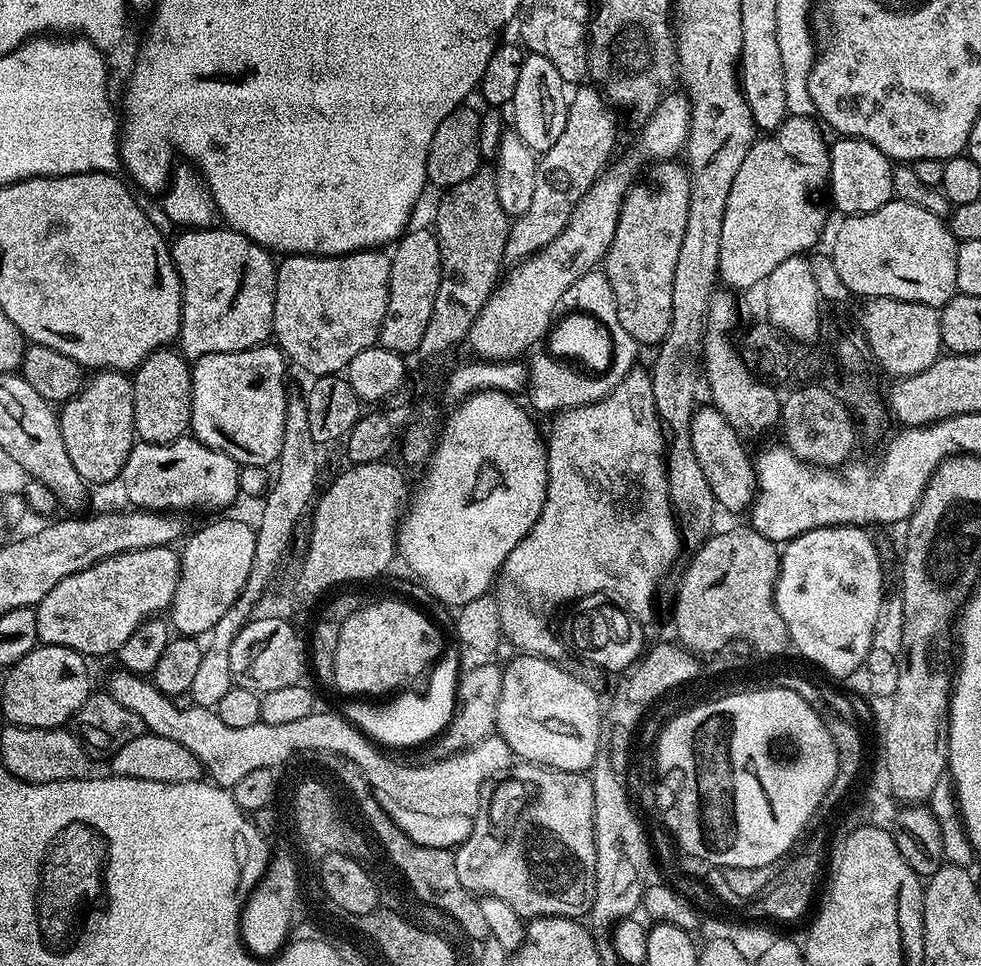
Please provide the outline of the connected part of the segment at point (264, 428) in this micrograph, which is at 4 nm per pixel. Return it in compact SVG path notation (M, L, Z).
M268 342L237 352L198 357L191 365L191 435L206 446L225 452L241 466L275 465L282 450L290 397L290 390L284 385L284 364L284 353Z

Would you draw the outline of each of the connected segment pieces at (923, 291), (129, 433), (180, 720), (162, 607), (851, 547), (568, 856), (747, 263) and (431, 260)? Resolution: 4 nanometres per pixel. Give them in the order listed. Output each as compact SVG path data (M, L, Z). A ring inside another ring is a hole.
M895 198L872 213L848 216L830 247L834 267L853 297L885 296L941 309L957 295L957 241L941 217Z
M100 370L89 375L79 394L63 401L58 415L62 442L66 442L70 449L74 470L78 470L80 477L89 485L119 481L126 458L138 440L134 426L132 376L111 370Z
M116 670L106 688L114 698L118 698L118 702L122 702L122 706L126 706L126 710L134 710L134 714L142 718L147 731L186 746L186 750L198 758L207 779L225 790L232 789L245 774L250 774L250 770L279 769L304 751L330 752L344 756L357 766L383 809L402 806L403 809L431 817L471 817L482 807L486 785L507 773L514 764L510 746L506 746L499 734L487 736L464 752L433 759L433 764L403 764L400 760L391 760L387 751L377 747L339 711L313 710L306 714L306 718L298 718L286 726L261 723L254 726L226 726L226 722L222 722L222 718L218 718L211 708L177 710L172 697L162 694L162 690L158 690L151 679L136 676L132 672Z
M172 546L114 554L86 570L78 570L78 574L70 574L70 578L62 578L62 582L58 582L58 586L54 586L54 590L50 590L50 594L35 605L38 641L40 644L66 646L86 658L111 657L126 642L126 638L130 638L130 634L142 626L142 622L159 617L171 609L179 577L180 552Z
M838 524L834 528L815 528L798 538L787 541L780 552L780 573L776 579L776 605L778 614L782 614L782 622L786 622L788 627L788 638L793 649L797 648L806 659L812 664L817 664L820 668L825 668L832 676L845 678L852 671L859 668L859 664L864 662L867 652L870 650L872 636L875 630L875 623L878 622L879 611L886 599L884 592L884 568L880 565L880 556L876 553L876 544L872 541L872 536L867 527L853 526L851 524Z
M525 763L524 768L519 766L513 767L510 774L503 778L497 779L491 785L491 792L502 792L506 790L506 786L514 784L514 798L510 800L510 808L514 808L514 812L506 812L506 824L500 826L500 836L496 840L496 848L492 854L486 854L486 858L470 864L466 870L458 870L458 882L462 882L462 886L466 891L475 894L477 897L483 898L493 896L494 898L502 898L502 902L506 902L506 906L510 906L521 918L535 918L538 916L570 916L580 918L591 913L592 903L594 902L594 790L592 784L588 780L587 775L582 772L567 772L566 770L558 770L557 768L546 768L539 764Z
M788 116L775 132L757 139L742 166L738 166L734 186L730 186L730 198L726 198L726 210L722 214L718 276L722 284L724 282L725 289L763 285L768 275L777 268L778 262L786 262L786 258L807 253L819 245L816 243L824 232L824 208L819 198L812 195L829 183L830 147L829 141L824 141L819 127L821 125L812 116Z
M431 227L414 228L405 231L390 252L392 265L388 305L378 341L379 347L401 354L415 353L419 349L422 334L426 334L426 326L430 322L430 310L434 310L434 298L438 294L440 281L440 251L436 233Z

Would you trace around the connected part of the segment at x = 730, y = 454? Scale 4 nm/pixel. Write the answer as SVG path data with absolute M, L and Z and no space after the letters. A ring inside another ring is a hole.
M706 404L692 415L691 442L692 450L706 475L717 505L723 511L725 509L736 514L742 511L745 513L754 501L757 483L755 463L751 455L748 456L739 433L730 426L729 420L720 411Z

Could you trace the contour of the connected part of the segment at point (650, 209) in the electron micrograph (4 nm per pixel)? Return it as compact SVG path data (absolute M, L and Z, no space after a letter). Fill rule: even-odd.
M656 162L649 168L644 180L643 176L637 179L624 195L618 226L602 261L602 271L614 290L618 322L640 346L659 345L670 330L674 266L678 266L678 250L682 250L690 214L687 171L676 162Z

